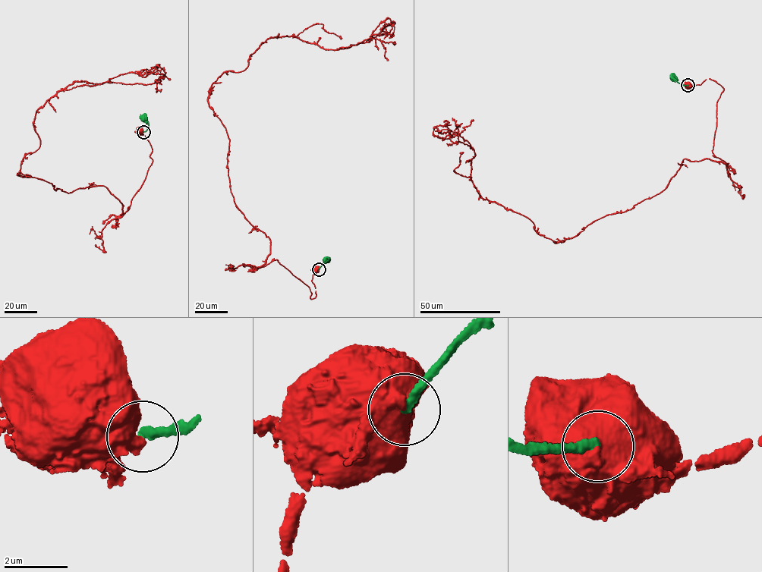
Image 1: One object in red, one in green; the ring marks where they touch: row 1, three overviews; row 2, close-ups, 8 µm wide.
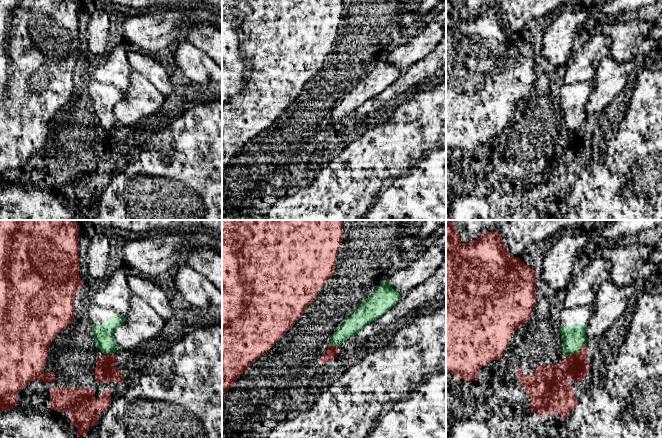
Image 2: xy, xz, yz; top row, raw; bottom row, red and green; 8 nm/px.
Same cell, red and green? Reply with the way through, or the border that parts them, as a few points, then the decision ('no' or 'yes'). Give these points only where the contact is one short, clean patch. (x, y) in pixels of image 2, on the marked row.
border yz (586, 344), (577, 352), (567, 355); no

